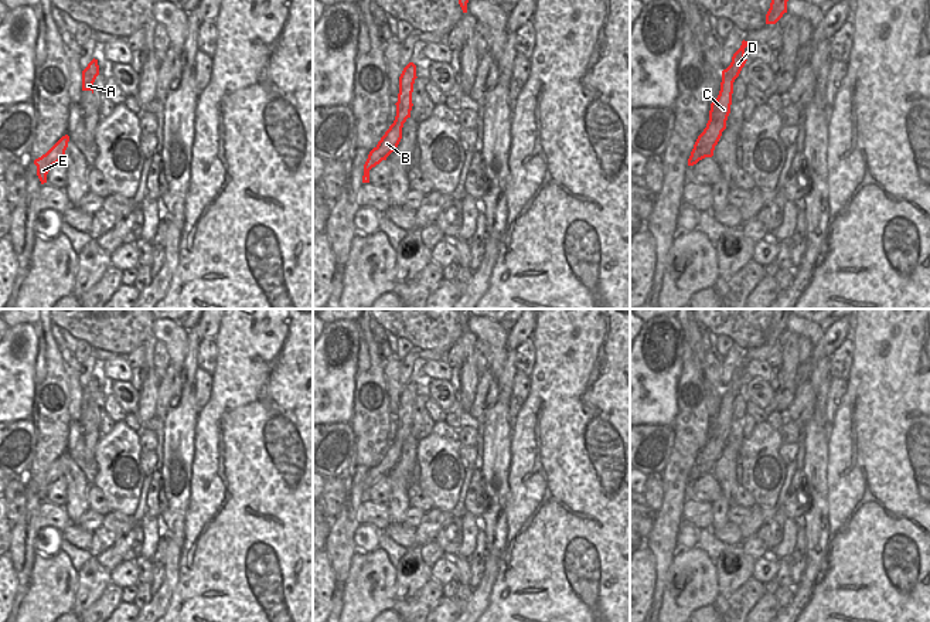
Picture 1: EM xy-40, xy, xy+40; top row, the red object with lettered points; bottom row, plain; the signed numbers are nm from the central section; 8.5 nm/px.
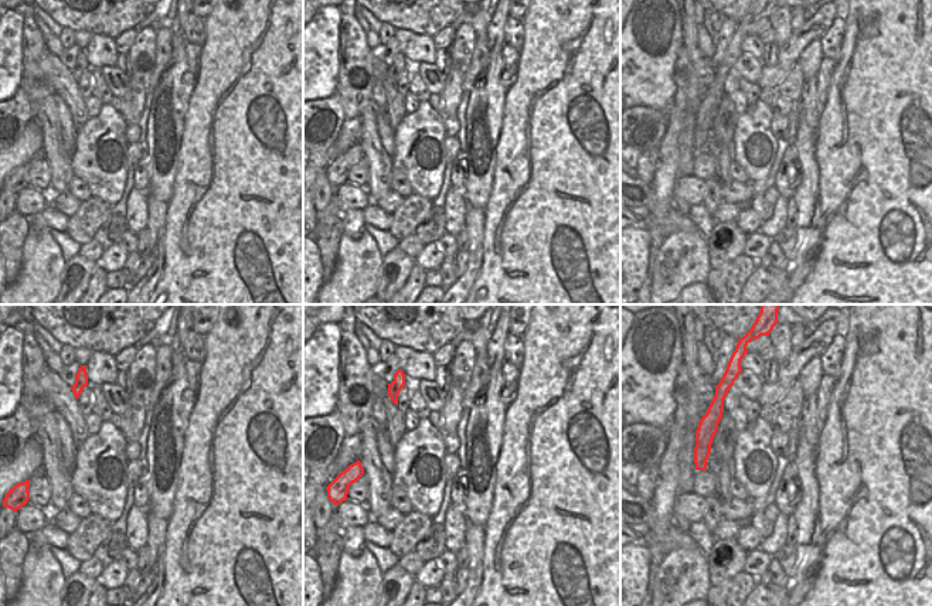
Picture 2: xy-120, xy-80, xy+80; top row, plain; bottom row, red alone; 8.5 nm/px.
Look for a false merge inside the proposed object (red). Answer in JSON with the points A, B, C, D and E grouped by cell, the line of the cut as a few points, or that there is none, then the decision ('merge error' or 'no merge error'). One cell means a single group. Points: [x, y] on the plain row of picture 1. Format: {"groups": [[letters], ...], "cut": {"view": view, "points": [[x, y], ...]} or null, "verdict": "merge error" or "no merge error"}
{"groups": [["A", "B", "E"], ["C", "D"]], "cut": {"view": "xy+40", "points": [[709, 428], [714, 435], [725, 439]]}, "verdict": "merge error"}

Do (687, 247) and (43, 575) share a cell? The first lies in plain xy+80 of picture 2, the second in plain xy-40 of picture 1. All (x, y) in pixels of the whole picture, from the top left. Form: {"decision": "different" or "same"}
{"decision": "same"}

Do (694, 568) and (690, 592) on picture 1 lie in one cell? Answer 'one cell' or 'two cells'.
one cell

